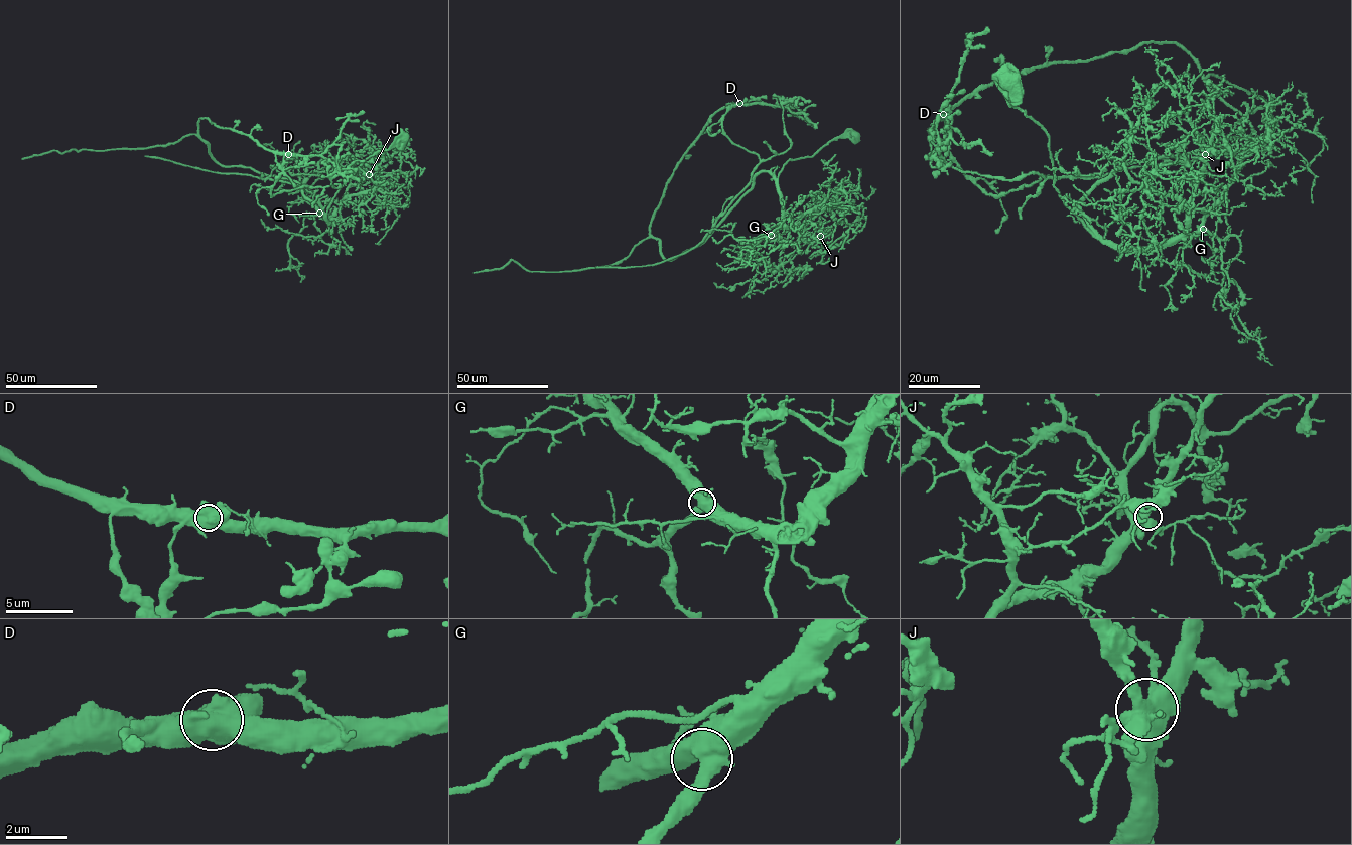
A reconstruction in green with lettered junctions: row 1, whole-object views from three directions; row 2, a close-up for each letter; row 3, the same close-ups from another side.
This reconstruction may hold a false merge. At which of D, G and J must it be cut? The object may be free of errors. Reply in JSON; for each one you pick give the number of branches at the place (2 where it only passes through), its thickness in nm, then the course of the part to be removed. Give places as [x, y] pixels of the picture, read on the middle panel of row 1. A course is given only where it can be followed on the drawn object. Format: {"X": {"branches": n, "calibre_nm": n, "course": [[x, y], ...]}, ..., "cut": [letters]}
{"D": {"branches": 3, "calibre_nm": 700, "course": [[739, 103], [724, 115], [723, 133], [754, 152], [760, 163], [705, 238], [651, 265], [595, 266]]}, "cut": ["D"]}

